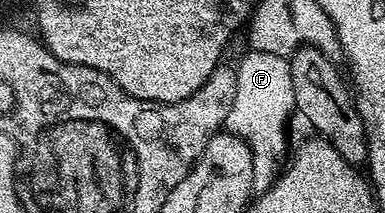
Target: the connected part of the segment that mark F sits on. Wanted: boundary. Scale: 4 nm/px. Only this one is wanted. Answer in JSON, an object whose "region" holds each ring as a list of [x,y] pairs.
{"region":[[[250,49],[248,53],[243,55],[241,63],[236,63],[235,66],[235,101],[228,113],[224,129],[244,139],[252,148],[253,191],[258,194],[273,186],[275,179],[284,169],[289,152],[286,124],[296,106],[289,58],[275,56],[275,52],[259,52],[255,49]]]}

